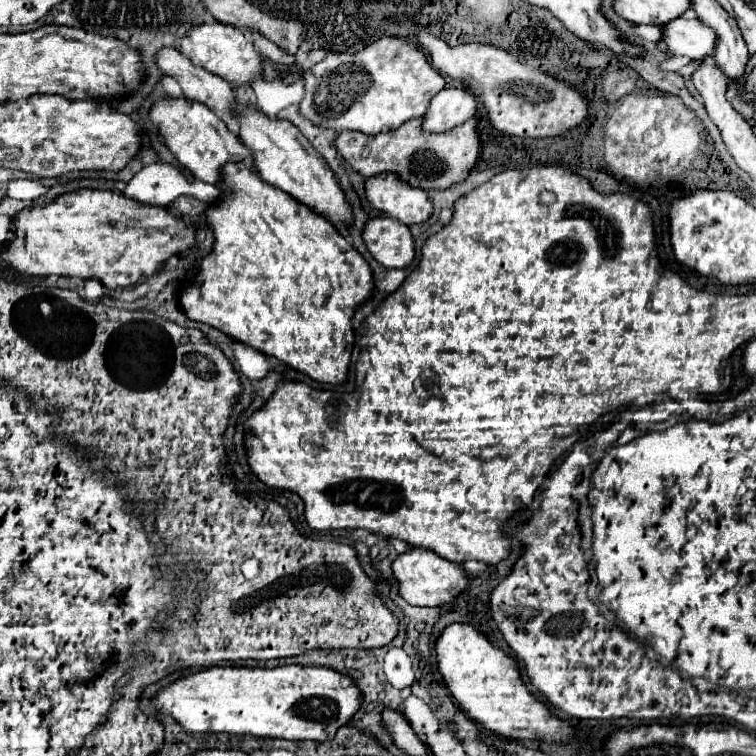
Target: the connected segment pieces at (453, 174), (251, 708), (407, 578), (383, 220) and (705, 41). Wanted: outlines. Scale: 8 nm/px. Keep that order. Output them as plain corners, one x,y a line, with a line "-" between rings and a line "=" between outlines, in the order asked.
411,119
391,133
379,133
367,137
355,131
341,131
335,137
337,153
363,177
373,177
385,171
393,171
403,177
411,187
419,189
445,189
455,181
467,177
479,157
481,141
477,137
477,121
469,119
449,133
425,133
421,119
=
283,665
283,667
207,667
195,671
187,677
179,677
161,689
151,705
163,713
171,715
183,729
205,733
205,729
253,729
253,731
211,731
211,733
233,733
233,735
255,735
255,737
279,737
291,741
329,741
335,737
337,729
343,727
351,715
359,709
361,693
351,681
351,677
341,675
329,667
303,667
303,665
=
413,547
405,553
401,553
393,563
391,563
393,577
397,579
399,585
399,595
409,603
409,605
419,605
419,607
437,607
443,603
449,603
457,597
459,591
467,587
467,575
461,565
451,563
437,553
429,549
419,549
=
379,215
369,219
363,227
361,237
369,253
383,267
401,269
407,267
415,257
415,245
409,227
393,217
=
675,19
663,27
663,47
671,55
703,59
713,53
715,33
697,19

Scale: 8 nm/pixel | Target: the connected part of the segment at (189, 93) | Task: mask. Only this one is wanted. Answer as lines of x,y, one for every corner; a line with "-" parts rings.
175,47
159,49
155,53
155,63
165,75
177,79
187,99
209,105
217,117
229,121
227,115
231,115
231,111
235,109
235,95
231,91
231,85
223,81
223,77
213,75
203,67
195,67

